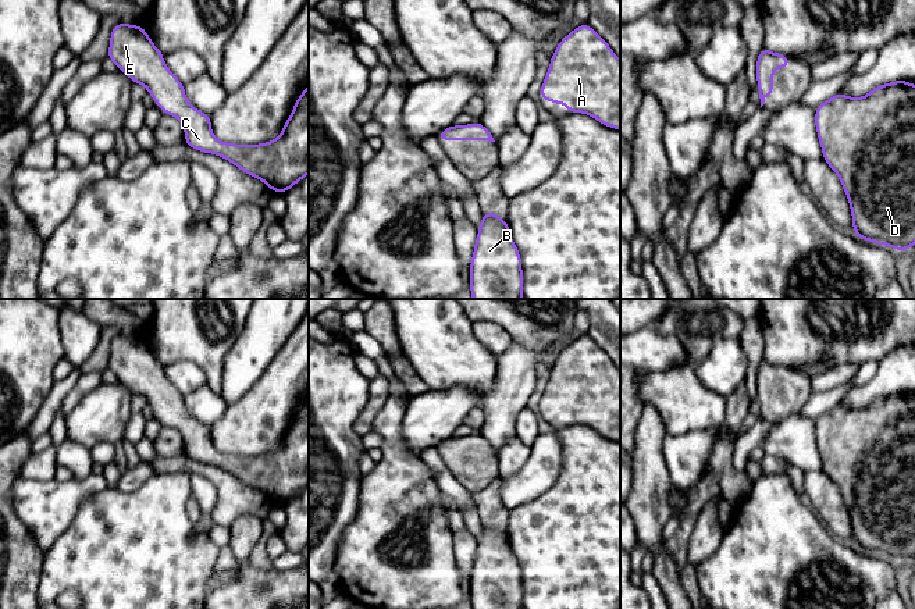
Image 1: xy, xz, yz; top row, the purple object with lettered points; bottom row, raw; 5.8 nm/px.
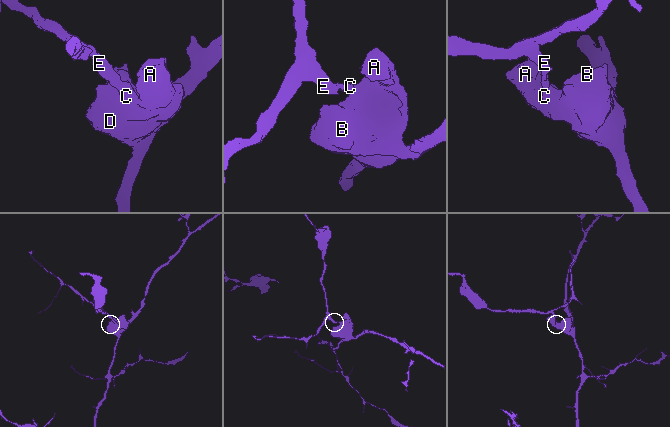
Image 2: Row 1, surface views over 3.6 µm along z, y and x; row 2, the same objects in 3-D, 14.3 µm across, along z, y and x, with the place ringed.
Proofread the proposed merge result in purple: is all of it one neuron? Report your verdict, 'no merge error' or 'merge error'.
no merge error

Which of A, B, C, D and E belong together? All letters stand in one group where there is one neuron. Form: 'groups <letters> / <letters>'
groups A B C D E

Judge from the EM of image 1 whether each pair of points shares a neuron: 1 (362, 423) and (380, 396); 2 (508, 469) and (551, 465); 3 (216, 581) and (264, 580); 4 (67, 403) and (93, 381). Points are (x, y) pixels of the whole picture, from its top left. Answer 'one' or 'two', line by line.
1: one
2: two
3: two
4: one

